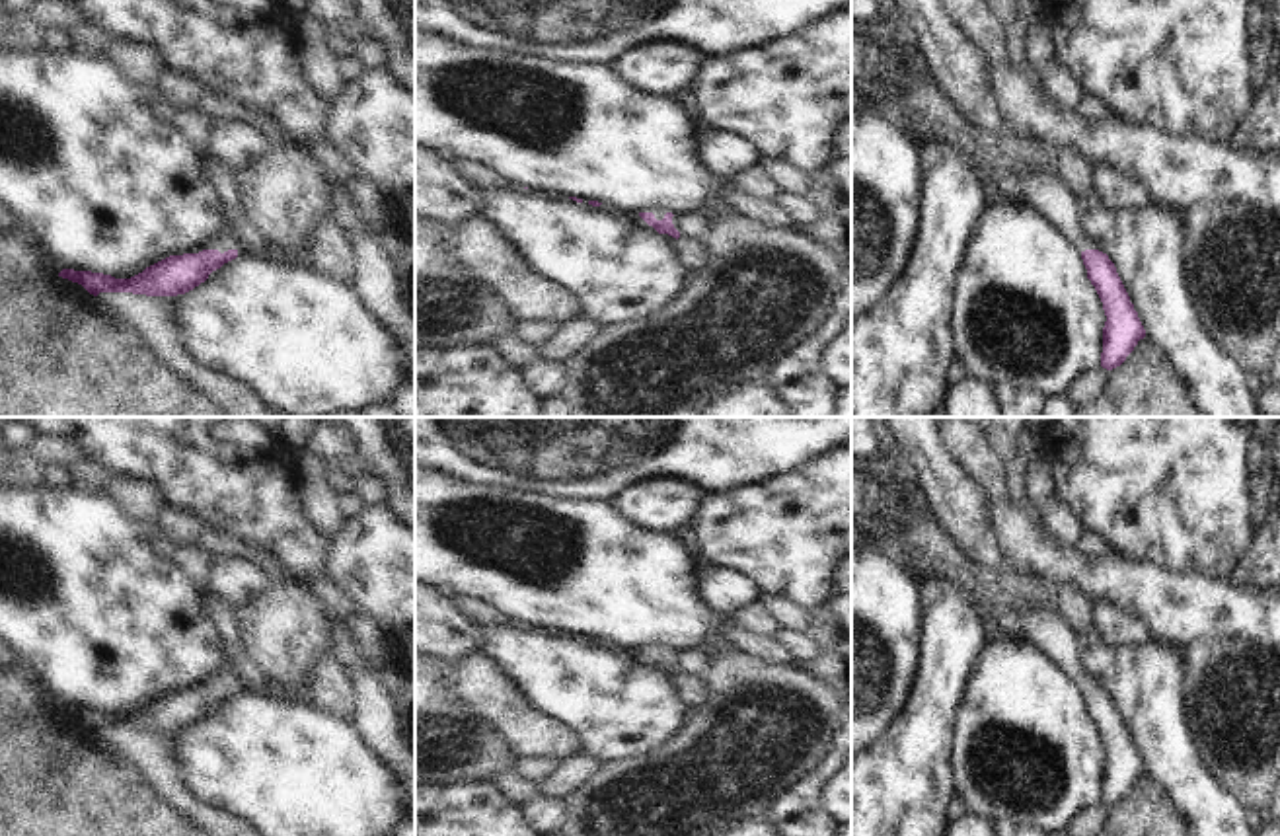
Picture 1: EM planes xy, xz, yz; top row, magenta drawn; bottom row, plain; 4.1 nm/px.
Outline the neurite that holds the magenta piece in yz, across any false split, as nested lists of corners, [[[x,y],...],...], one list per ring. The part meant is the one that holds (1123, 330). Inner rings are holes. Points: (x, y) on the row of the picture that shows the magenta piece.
[[[1023,170],[1019,173],[1027,203],[1054,224],[1079,251],[1087,279],[1095,286],[1107,316],[1103,327],[1101,366],[1112,370],[1134,351],[1146,329],[1107,253],[1091,249],[1079,226],[1075,195],[1052,171]]]

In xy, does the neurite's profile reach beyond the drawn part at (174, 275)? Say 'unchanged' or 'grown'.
grown

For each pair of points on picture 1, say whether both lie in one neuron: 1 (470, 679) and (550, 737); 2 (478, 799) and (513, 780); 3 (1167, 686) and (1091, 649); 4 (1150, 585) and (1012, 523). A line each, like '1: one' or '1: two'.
1: one
2: two
3: one
4: one

